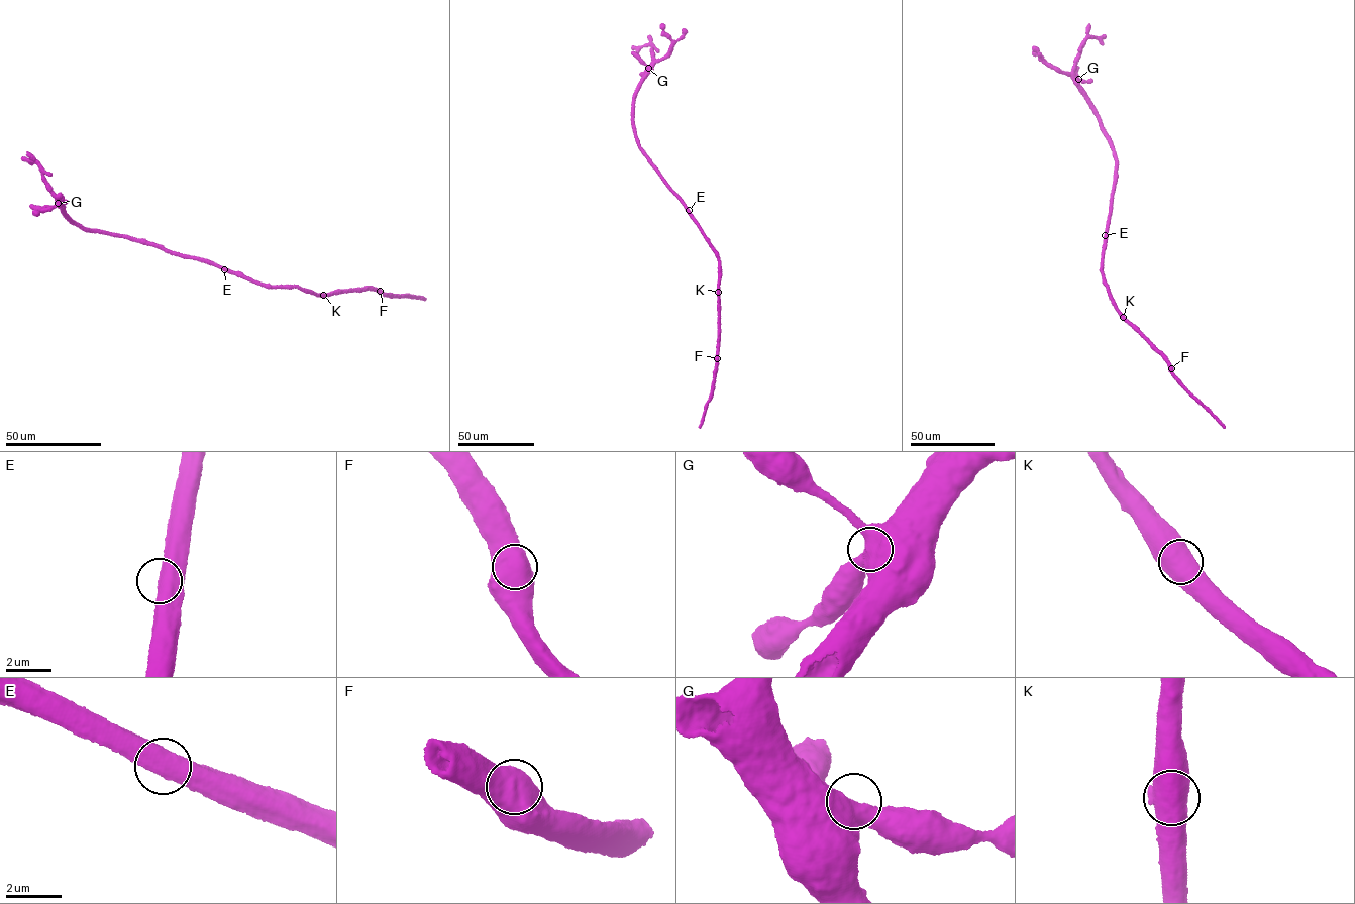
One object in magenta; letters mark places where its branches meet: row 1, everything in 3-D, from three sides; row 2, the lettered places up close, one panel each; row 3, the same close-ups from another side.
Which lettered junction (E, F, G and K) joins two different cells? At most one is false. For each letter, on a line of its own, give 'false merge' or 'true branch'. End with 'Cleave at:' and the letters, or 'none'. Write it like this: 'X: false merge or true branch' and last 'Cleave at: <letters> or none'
E: true branch
F: true branch
G: true branch
K: true branch
Cleave at: none

